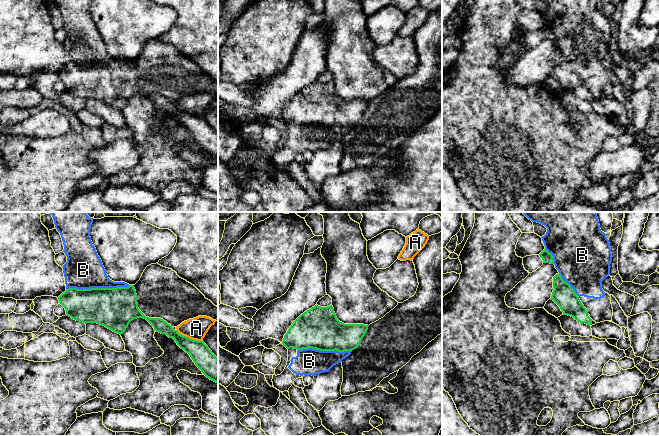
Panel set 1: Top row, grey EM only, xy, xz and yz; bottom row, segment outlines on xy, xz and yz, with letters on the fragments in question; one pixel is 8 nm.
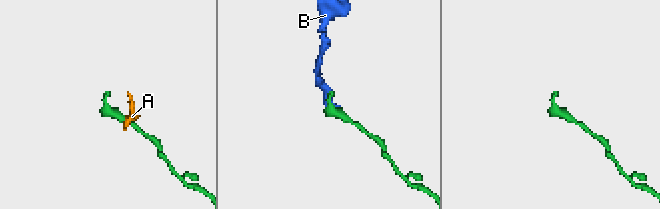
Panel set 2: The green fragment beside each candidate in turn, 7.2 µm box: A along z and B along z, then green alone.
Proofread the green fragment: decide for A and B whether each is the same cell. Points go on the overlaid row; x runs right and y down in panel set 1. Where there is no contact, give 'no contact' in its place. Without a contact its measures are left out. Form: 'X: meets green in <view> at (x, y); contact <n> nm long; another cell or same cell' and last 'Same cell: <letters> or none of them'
A: meets green in xy at (189, 338); contact 220 nm long; another cell
B: meets green in xy at (97, 288); contact 500 nm long; same cell
Same cell: B

